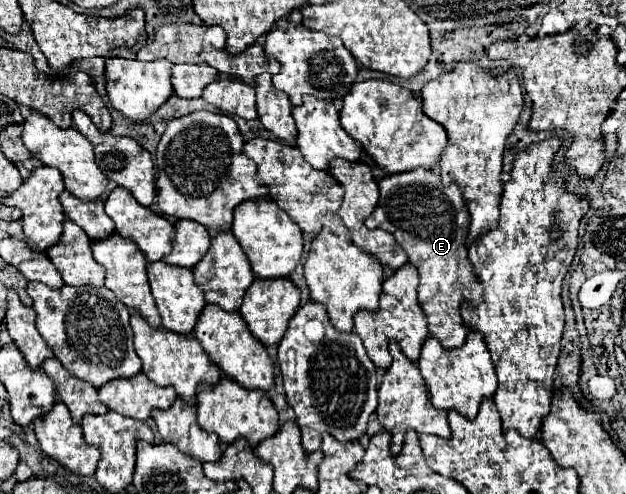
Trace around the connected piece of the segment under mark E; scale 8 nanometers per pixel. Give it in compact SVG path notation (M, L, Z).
M424 167L386 175L380 181L380 201L374 213L364 219L364 225L368 229L380 227L396 237L408 261L418 269L418 303L426 315L430 333L446 349L462 347L466 341L466 325L460 317L460 305L464 301L464 285L470 287L474 283L474 267L466 247L470 213L458 185L442 185L440 175Z

